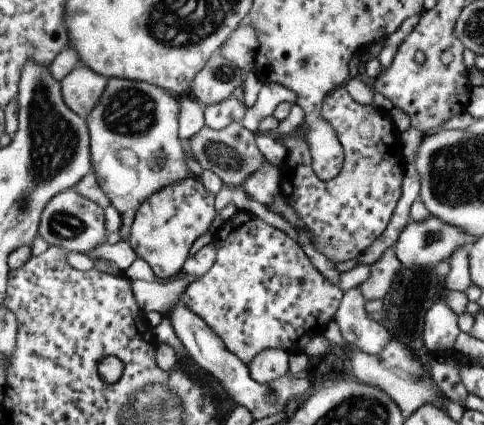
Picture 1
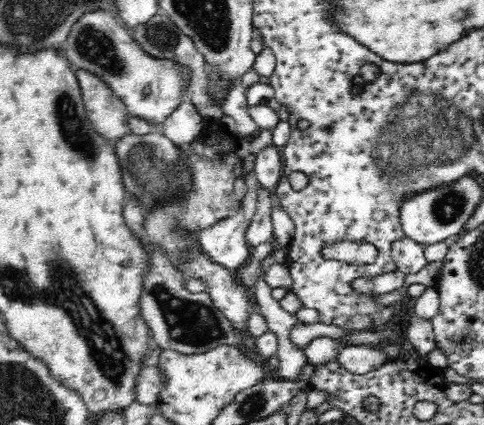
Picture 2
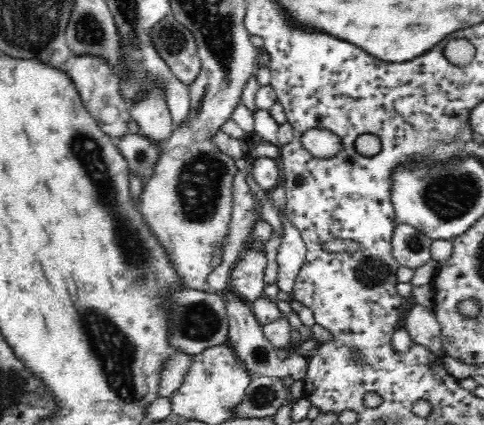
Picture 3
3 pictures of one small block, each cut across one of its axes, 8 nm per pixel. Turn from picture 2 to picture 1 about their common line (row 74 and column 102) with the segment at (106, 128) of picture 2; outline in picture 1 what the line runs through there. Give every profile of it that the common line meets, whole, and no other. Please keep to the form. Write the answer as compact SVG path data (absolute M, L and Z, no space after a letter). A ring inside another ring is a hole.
M81 64L69 76L65 76L59 84L61 84L61 94L65 104L75 114L87 120L87 116L95 110L101 96L105 94L109 78L99 76Z

